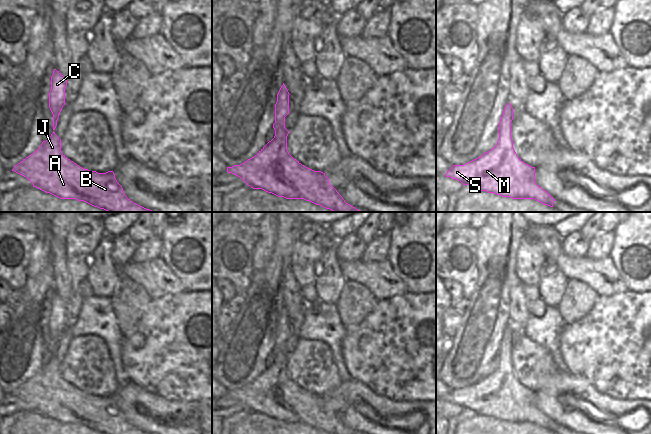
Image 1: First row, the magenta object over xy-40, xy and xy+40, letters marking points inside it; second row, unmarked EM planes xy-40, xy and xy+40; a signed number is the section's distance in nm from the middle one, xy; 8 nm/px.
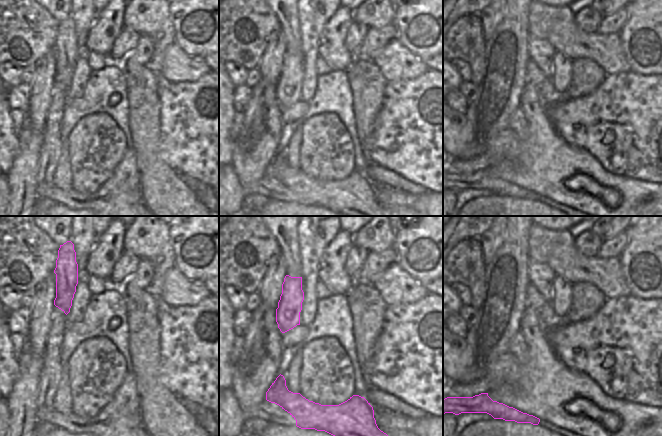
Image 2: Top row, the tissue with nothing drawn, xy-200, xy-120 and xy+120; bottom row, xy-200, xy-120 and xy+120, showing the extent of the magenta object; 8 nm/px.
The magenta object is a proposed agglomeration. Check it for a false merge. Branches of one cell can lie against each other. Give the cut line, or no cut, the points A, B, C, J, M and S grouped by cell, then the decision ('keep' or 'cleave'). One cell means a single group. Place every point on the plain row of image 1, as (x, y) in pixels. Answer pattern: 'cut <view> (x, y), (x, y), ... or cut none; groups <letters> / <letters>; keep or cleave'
cut none; groups A B C J M S; keep

